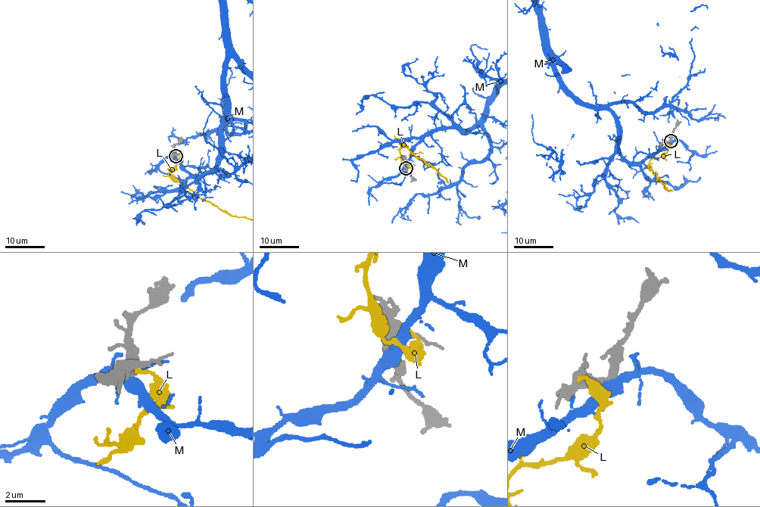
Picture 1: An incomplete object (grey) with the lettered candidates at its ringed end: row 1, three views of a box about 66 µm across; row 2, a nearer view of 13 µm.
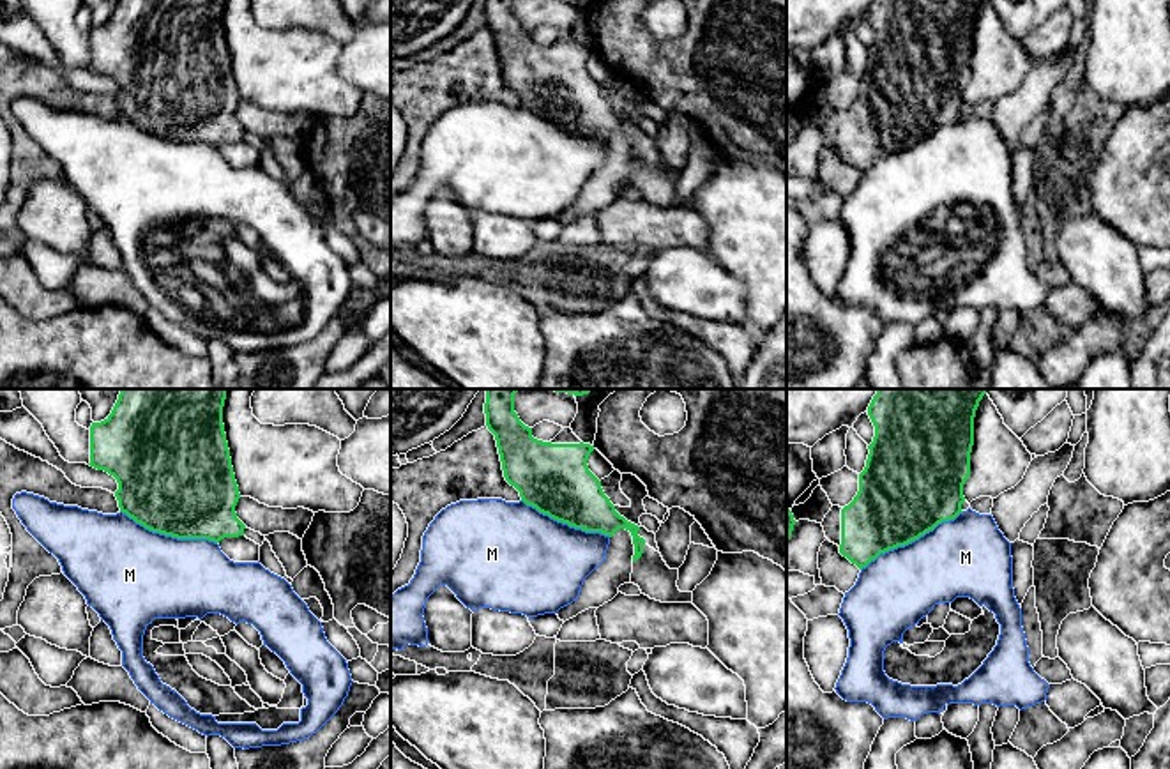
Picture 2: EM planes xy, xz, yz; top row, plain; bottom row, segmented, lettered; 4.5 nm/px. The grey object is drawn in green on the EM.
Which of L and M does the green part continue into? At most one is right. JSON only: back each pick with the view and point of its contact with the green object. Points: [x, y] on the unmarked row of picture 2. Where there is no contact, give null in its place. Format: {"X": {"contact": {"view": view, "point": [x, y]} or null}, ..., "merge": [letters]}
{"merge": []}

